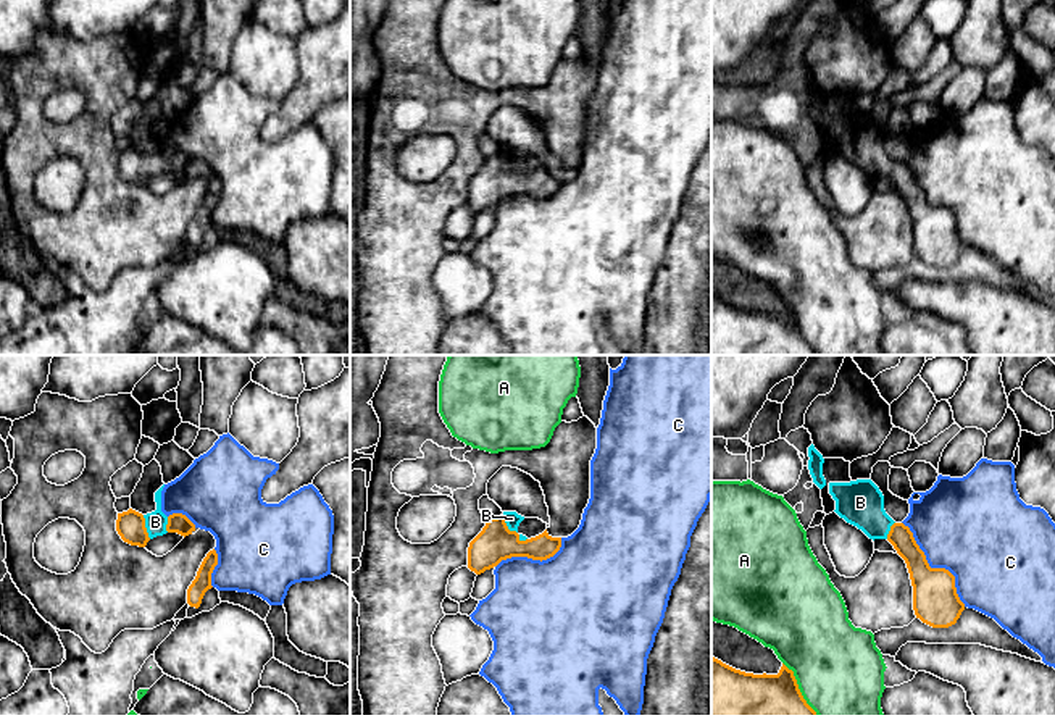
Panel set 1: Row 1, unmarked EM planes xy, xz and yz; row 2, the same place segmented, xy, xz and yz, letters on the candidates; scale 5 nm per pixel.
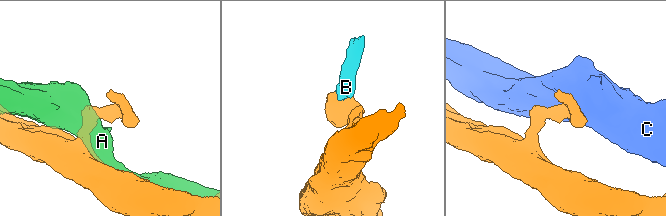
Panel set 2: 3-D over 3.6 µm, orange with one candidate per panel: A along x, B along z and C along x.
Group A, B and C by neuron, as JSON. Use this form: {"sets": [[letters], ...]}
{"sets": [["A"], ["B"], ["C"]]}

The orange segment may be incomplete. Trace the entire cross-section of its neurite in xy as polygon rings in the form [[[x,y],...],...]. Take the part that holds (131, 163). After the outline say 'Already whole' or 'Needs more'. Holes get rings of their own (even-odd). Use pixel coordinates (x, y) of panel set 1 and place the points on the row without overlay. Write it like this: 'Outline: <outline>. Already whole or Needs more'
Outline: [[[165,123],[155,131],[156,148],[142,153],[132,147],[118,152],[116,169],[121,178],[131,184],[145,186],[147,181],[166,171],[177,171],[189,174],[195,169],[195,163],[182,152],[166,155],[161,150],[161,129]]]. Needs more

